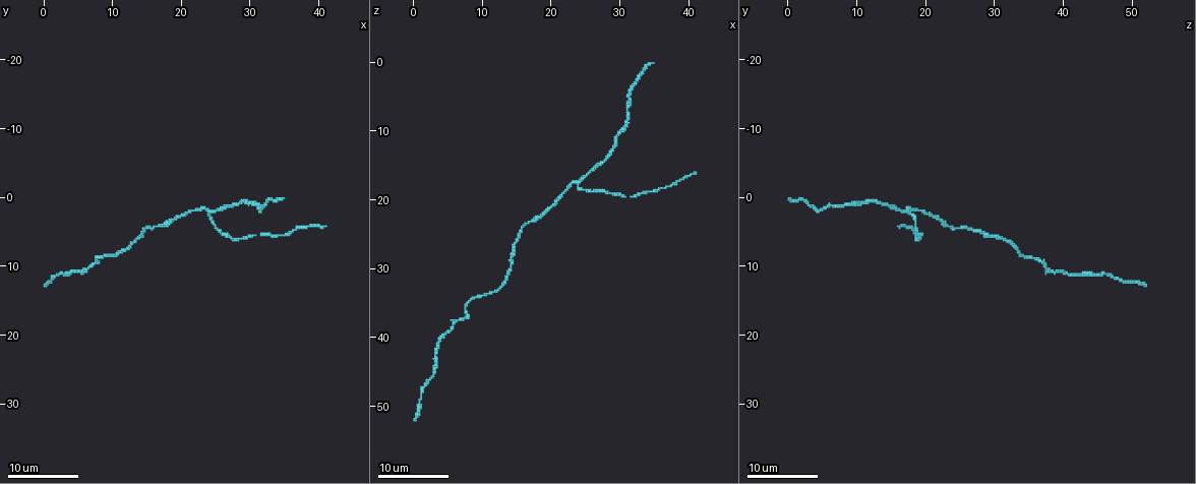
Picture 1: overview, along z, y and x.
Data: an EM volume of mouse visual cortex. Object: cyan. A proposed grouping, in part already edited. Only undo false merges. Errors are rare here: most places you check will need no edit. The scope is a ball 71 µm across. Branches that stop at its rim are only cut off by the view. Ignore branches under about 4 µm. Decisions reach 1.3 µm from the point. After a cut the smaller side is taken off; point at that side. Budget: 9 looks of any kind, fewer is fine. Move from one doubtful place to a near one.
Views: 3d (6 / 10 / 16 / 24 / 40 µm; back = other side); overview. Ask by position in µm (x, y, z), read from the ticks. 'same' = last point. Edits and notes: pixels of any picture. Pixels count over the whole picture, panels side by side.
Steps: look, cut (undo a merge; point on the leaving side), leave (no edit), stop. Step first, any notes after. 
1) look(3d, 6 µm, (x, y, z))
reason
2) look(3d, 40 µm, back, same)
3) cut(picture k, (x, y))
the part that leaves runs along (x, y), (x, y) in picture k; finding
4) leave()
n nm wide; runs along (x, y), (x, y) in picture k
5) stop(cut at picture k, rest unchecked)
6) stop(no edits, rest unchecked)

look(3d, 10 µm, (24.0, 2.5, 17.5))
arms part here

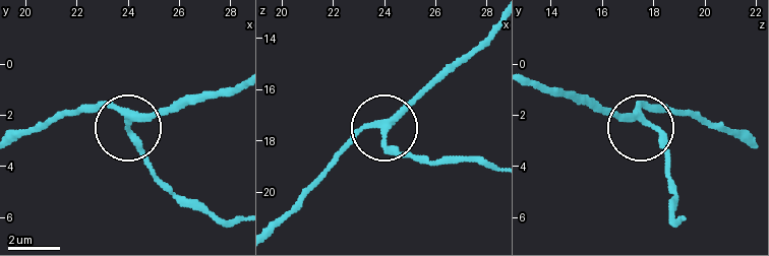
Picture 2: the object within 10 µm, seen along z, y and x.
look(3d, 6 µm, (24.1, 2.2, 17.7))
zoom in

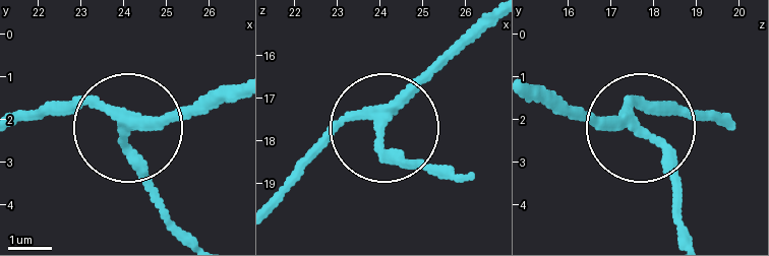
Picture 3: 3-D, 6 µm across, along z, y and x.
leave()
3 arms; runs along (22, 116), (99, 105), (121, 116), (128, 160), (172, 221) in picture 3; continuous, no second cell

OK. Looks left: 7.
look(3d, 16 µm, (20.5, 2.5, 21.0))
calibre changes

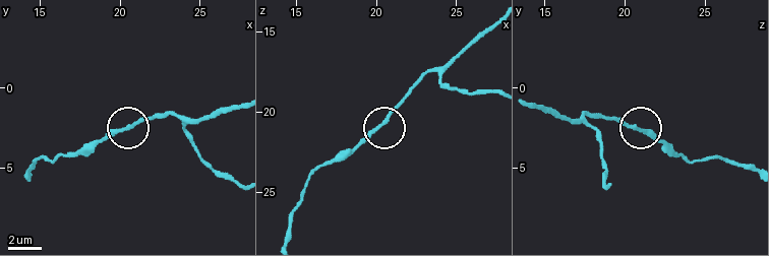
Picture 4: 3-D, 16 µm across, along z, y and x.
leave()
210 nm wide; runs along (304, 198), (305, 183), (316, 171), (357, 150), (409, 93) in picture 4; all the same cell

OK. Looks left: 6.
look(3d, 16 µm, (17.0, 4.5, 23.0))
calibre changes

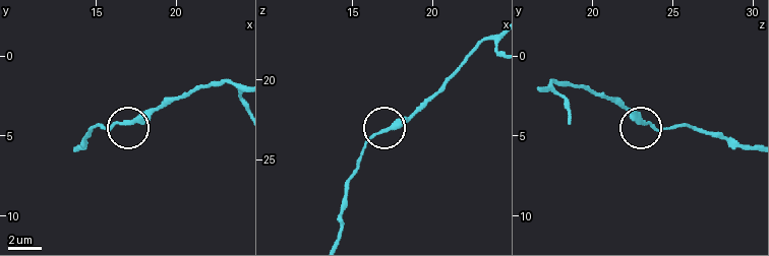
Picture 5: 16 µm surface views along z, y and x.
leave()
runs along (360, 166), (364, 146), (397, 126), (424, 99) in picture 5; all the same cell

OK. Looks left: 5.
look(3d, 16 µm, (7.5, 9.0, 35.5))
sudden change in width

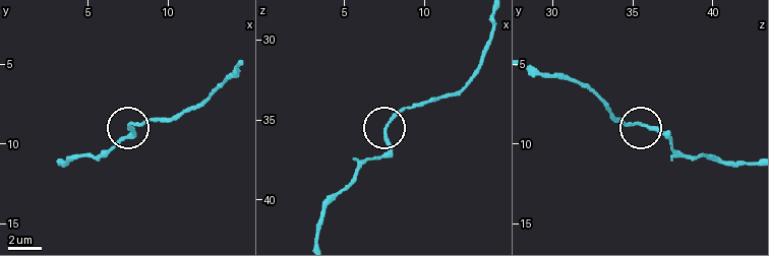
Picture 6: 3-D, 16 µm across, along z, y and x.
look(3d, 16 µm, back, (7.7, 8.7, 35.4))

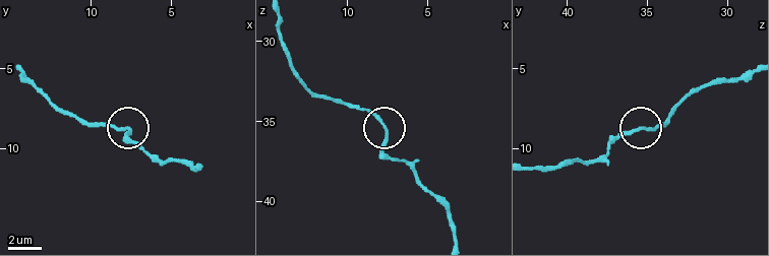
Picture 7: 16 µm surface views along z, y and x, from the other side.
leave()
200 nm wide; runs along (750, 71), (701, 86), (660, 126), (628, 130), (608, 140) in picture 7; one cell here

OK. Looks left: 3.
stop(no edits, rest unchecked)

